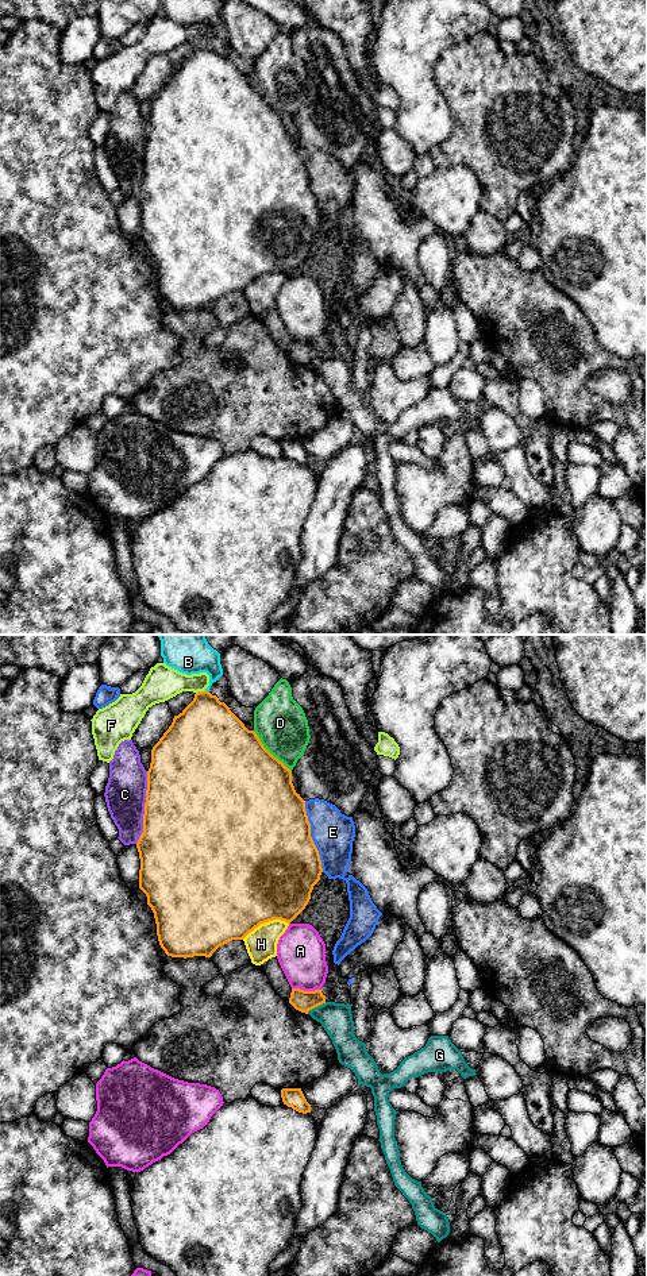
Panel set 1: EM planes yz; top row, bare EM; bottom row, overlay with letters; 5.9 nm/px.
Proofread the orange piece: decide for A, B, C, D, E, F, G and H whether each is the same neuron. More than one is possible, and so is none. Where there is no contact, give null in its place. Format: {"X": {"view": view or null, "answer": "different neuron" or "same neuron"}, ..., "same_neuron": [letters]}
{"A": {"view": "yz", "answer": "different neuron"}, "B": {"view": "yz", "answer": "different neuron"}, "C": {"view": "yz", "answer": "different neuron"}, "D": {"view": "yz", "answer": "different neuron"}, "E": {"view": "yz", "answer": "different neuron"}, "F": {"view": "yz", "answer": "different neuron"}, "G": {"view": "yz", "answer": "different neuron"}, "H": {"view": "yz", "answer": "different neuron"}, "same_neuron": []}

